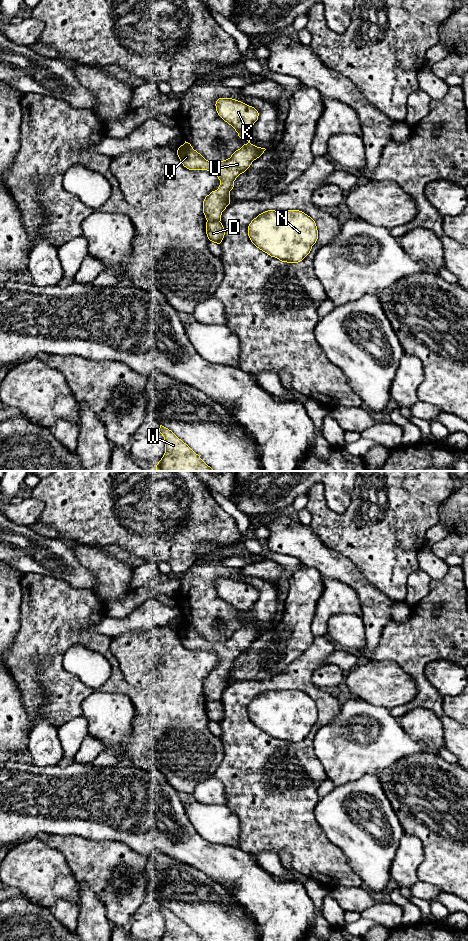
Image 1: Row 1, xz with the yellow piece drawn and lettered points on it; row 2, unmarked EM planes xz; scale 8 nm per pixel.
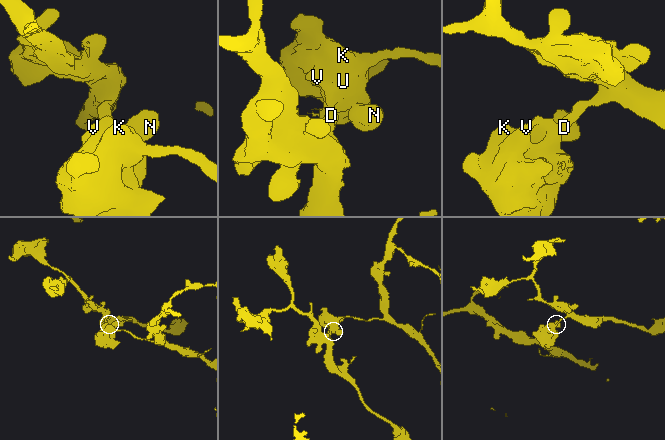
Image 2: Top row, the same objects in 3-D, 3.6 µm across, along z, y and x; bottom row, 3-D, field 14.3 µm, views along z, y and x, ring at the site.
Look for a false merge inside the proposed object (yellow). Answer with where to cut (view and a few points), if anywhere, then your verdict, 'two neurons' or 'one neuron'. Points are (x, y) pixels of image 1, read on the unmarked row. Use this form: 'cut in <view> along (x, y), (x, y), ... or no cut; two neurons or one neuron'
cut in xz along (207, 700), (219, 702); two neurons

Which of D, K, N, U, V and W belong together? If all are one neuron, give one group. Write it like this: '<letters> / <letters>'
D W / K N U V

